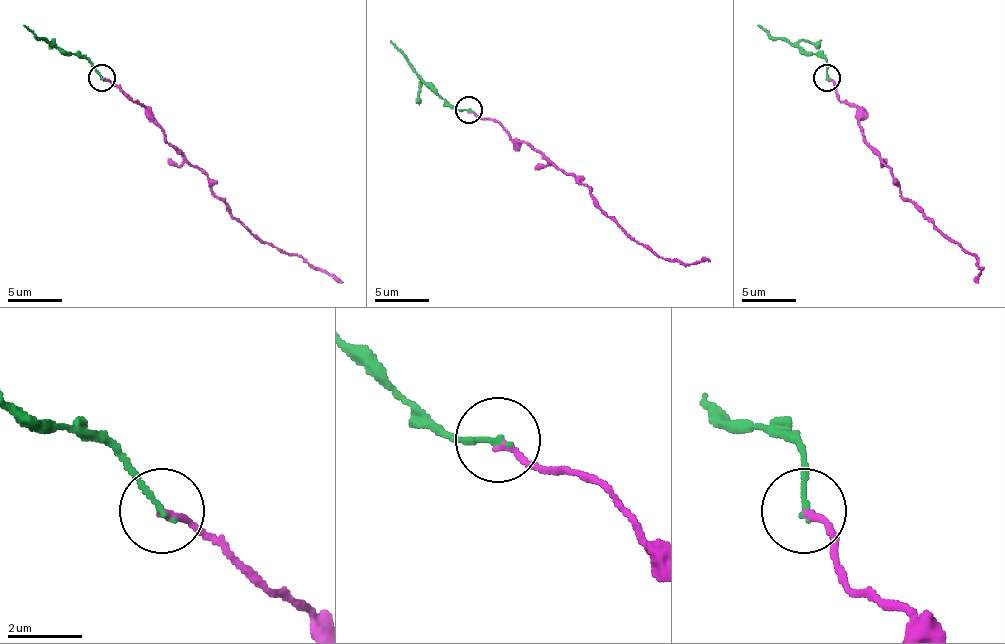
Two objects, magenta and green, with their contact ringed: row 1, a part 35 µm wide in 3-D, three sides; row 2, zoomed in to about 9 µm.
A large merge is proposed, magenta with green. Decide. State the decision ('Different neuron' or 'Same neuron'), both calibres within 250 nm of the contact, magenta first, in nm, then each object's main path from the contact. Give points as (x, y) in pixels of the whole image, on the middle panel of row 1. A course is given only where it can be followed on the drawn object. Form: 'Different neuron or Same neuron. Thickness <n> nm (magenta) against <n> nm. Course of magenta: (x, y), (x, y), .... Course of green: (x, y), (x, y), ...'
Same neuron. Thickness 170 nm (magenta) against 150 nm. Course of magenta: (468, 110), (493, 118), (511, 140), (533, 145), (587, 186), (628, 235), (666, 259), (679, 264), (709, 262). Course of green: (468, 110), (457, 110), (447, 102), (390, 40)

